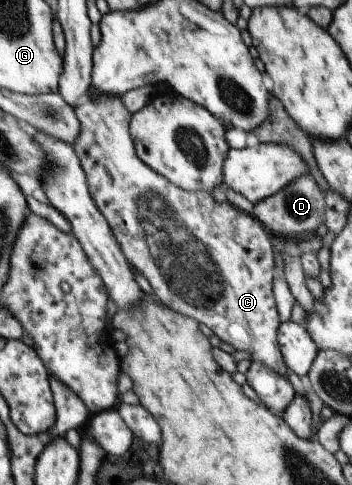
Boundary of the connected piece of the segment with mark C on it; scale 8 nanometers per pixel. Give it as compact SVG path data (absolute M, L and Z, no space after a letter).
M88 95L75 108L75 113L77 114L77 119L79 119L80 129L79 135L72 145L73 149L79 158L81 167L83 167L91 197L93 197L93 201L95 202L97 209L101 212L101 215L107 220L129 265L131 265L137 273L141 273L147 278L153 288L153 293L155 293L158 299L162 303L165 303L167 307L173 309L173 311L177 311L177 313L181 313L181 315L195 319L197 323L207 325L221 341L233 345L236 350L243 350L247 351L247 353L251 353L253 361L257 361L257 363L261 363L261 365L273 369L273 371L279 373L279 375L287 376L288 367L285 365L285 361L283 361L283 356L281 355L281 350L279 349L277 341L277 332L281 321L279 319L279 313L277 311L272 289L275 264L271 240L274 237L271 233L269 233L264 225L252 214L237 209L237 207L229 201L216 201L212 196L211 191L185 191L184 189L181 189L181 187L173 185L171 181L165 179L162 175L155 173L148 165L145 165L135 151L134 143L130 135L132 113L129 113L129 109L125 107L121 95L119 95L119 97L111 97L111 95L97 95L97 97L91 97L91 95Z

